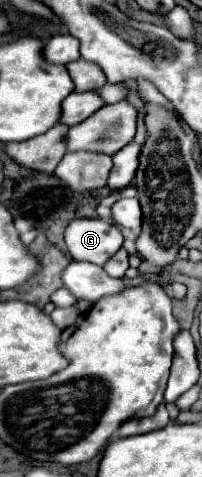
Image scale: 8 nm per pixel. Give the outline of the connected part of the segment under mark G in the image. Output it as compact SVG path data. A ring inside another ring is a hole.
M75 219L65 229L65 243L75 261L105 265L123 245L123 233L103 219Z

